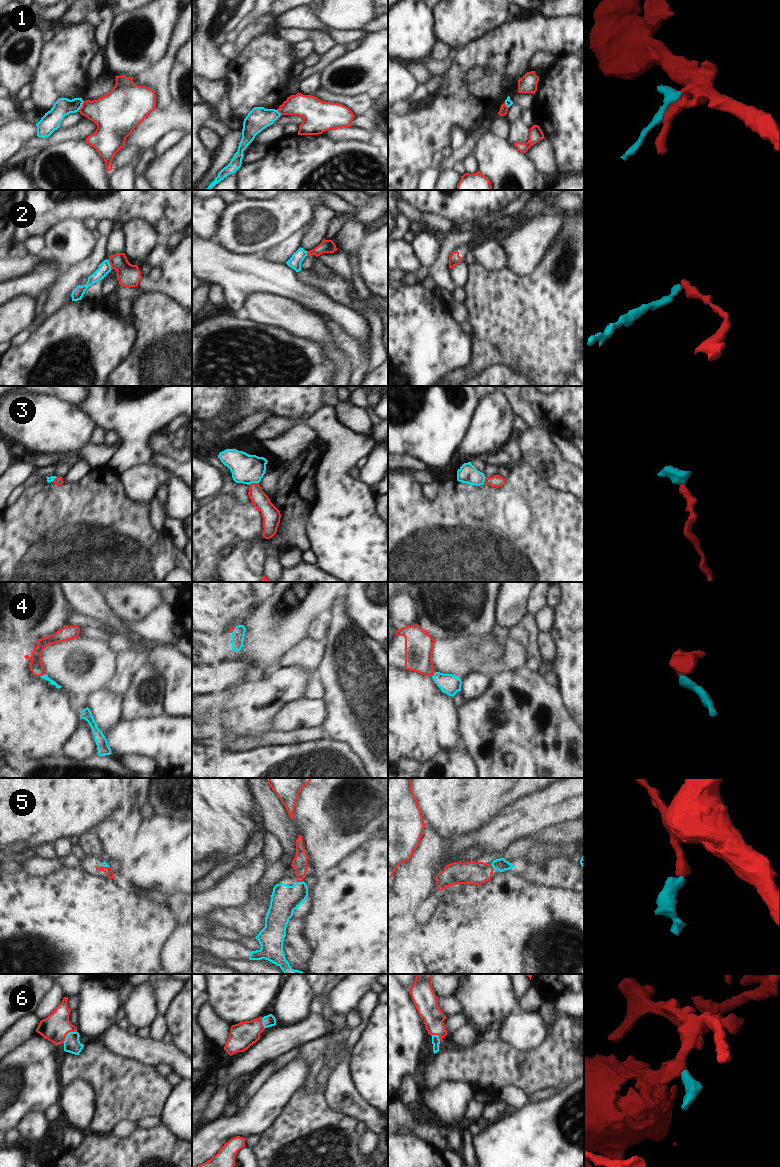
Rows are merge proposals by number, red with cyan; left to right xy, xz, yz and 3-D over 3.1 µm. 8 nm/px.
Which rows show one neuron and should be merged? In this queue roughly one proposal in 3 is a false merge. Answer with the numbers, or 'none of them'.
3, 4, 5, 6

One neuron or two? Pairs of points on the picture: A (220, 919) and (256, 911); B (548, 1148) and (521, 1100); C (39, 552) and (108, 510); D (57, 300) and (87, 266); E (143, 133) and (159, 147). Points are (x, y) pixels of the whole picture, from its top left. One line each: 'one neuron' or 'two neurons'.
A: one neuron
B: two neurons
C: one neuron
D: one neuron
E: two neurons

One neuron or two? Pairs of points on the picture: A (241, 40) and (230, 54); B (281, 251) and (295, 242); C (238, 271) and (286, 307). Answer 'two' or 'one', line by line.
A: two
B: one
C: two

